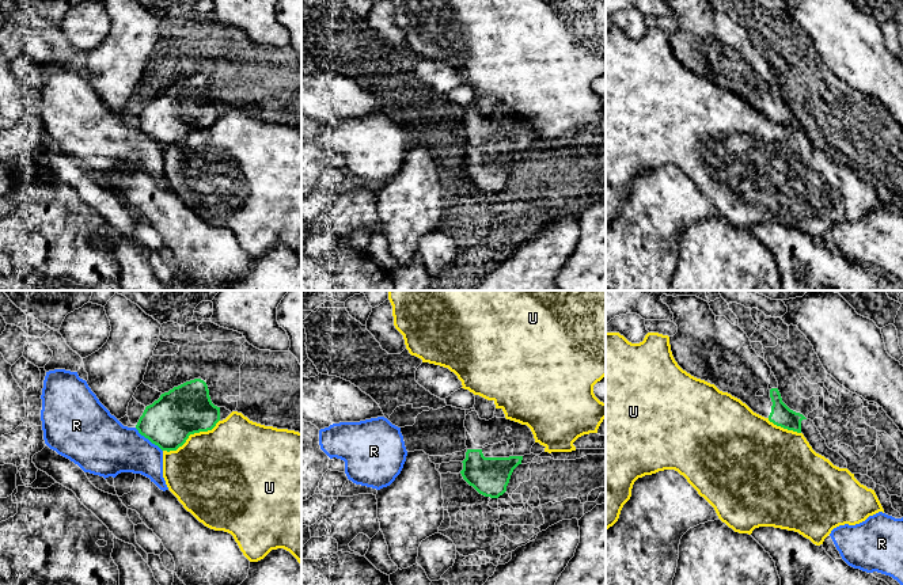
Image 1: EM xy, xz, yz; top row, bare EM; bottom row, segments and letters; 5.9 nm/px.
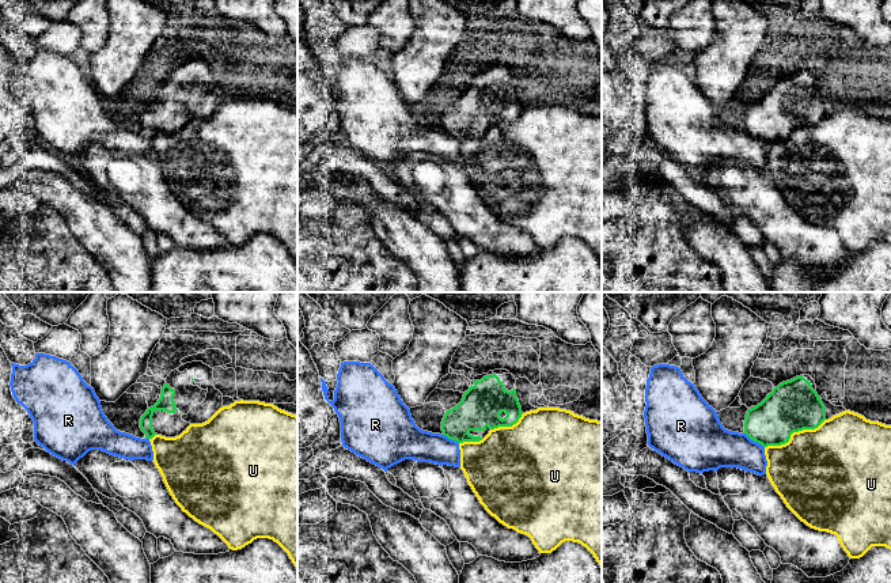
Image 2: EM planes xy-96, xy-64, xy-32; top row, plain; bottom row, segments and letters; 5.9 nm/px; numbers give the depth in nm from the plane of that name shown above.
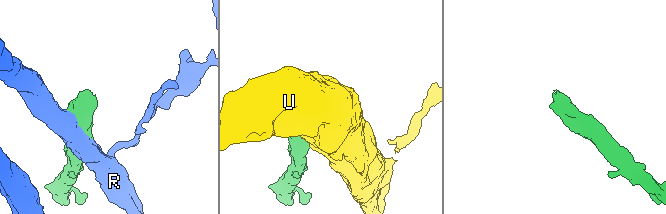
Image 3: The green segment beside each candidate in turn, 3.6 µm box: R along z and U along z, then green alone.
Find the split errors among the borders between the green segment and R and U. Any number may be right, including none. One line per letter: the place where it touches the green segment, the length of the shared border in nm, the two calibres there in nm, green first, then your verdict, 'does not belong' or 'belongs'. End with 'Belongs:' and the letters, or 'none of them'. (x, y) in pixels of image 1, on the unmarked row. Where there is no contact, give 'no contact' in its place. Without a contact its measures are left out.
R: contact xy (148, 135); length 220 nm; calibres 300 and 320 nm; does not belong
U: contact xy (190, 129); length 380 nm; calibres 300 and 460 nm; does not belong
Belongs: none of them

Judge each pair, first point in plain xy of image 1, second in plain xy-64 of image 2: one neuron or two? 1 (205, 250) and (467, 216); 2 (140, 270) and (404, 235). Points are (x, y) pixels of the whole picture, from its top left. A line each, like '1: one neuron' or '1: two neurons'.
1: one neuron
2: one neuron

